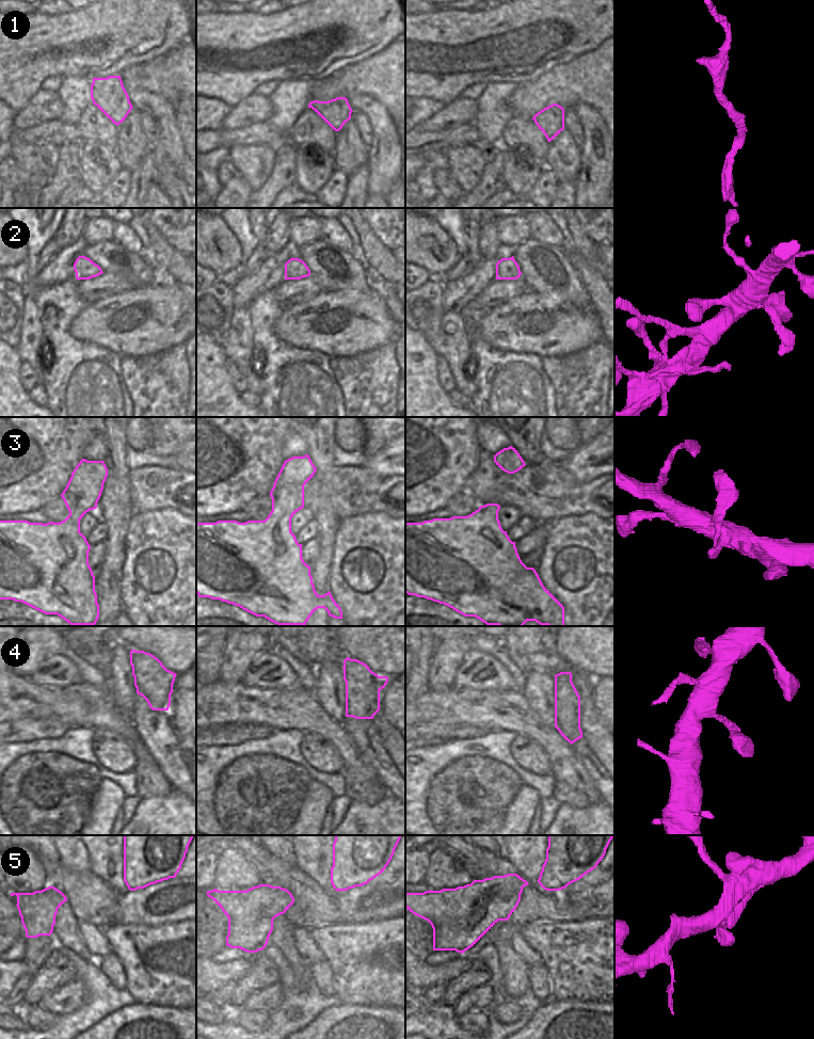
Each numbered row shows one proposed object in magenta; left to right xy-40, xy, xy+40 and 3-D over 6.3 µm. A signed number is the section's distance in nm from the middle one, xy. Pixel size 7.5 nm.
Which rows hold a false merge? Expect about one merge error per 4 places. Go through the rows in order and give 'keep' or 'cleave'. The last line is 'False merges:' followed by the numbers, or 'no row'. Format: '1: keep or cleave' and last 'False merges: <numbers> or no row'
1: keep
2: keep
3: keep
4: keep
5: keep
False merges: no row

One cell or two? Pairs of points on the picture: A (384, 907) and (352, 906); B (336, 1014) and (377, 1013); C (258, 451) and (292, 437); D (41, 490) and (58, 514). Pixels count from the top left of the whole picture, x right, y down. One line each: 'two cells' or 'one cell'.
A: one cell
B: one cell
C: two cells
D: two cells

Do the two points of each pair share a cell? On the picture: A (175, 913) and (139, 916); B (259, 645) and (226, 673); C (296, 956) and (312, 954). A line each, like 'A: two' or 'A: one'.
A: one
B: one
C: two

